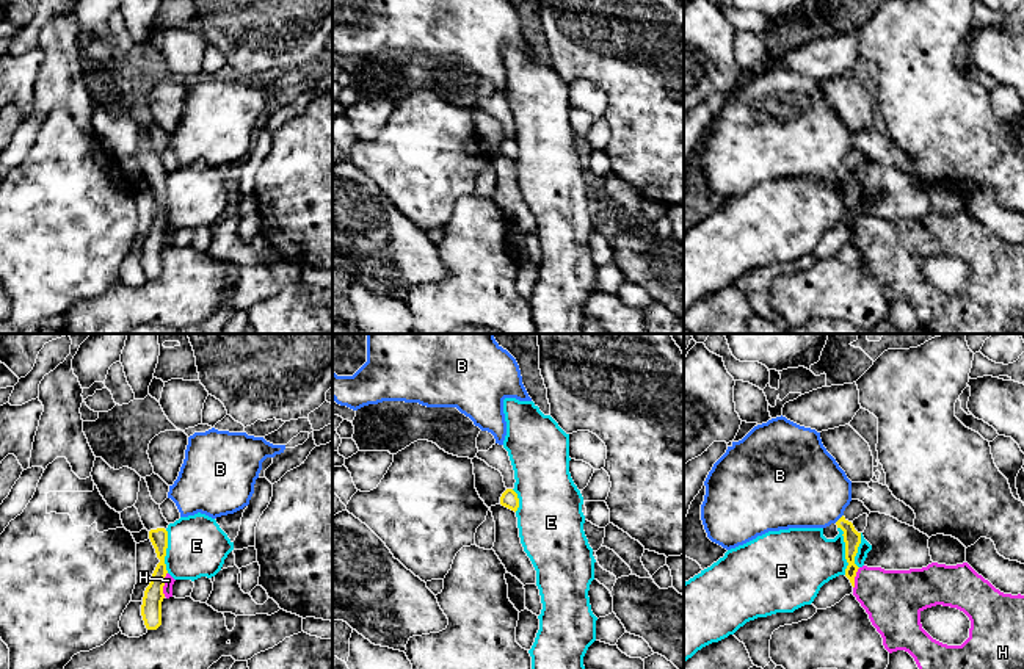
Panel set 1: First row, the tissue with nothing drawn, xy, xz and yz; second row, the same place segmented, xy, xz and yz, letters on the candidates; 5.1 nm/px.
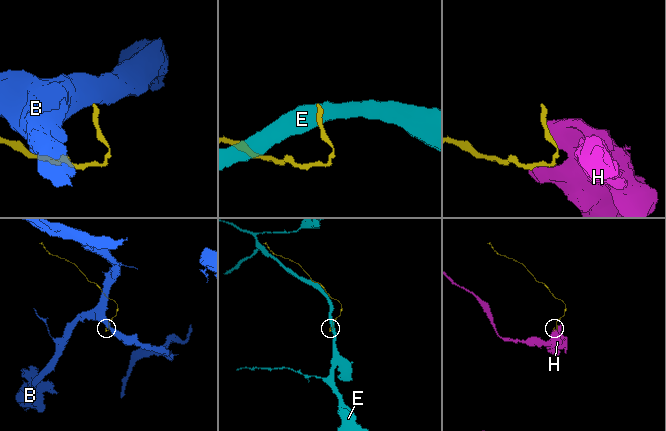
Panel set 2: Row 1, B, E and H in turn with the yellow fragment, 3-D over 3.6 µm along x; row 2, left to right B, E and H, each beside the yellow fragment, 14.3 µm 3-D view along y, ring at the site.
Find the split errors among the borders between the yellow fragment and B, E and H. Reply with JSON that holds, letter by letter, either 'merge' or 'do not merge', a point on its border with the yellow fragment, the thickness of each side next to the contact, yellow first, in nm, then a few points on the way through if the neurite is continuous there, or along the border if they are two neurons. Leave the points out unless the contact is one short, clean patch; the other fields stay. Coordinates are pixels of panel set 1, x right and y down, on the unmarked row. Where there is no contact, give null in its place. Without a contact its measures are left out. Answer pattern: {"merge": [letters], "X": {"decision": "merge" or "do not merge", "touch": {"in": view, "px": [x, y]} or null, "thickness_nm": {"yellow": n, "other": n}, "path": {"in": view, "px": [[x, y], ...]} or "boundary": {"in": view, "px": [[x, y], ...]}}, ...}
{"merge": [], "B": {"decision": "do not merge", "touch": {"in": "yz", "px": [839, 168]}, "thickness_nm": {"yellow": 90, "other": 420}, "boundary": {"in": "yz", "px": [[842, 163], [835, 171]]}}, "E": {"decision": "do not merge", "touch": {"in": "yz", "px": [846, 199]}, "thickness_nm": {"yellow": 90, "other": 360}}, "H": {"decision": "do not merge", "touch": {"in": "xy", "px": [163, 234]}, "thickness_nm": {"yellow": 110, "other": 50}}}

